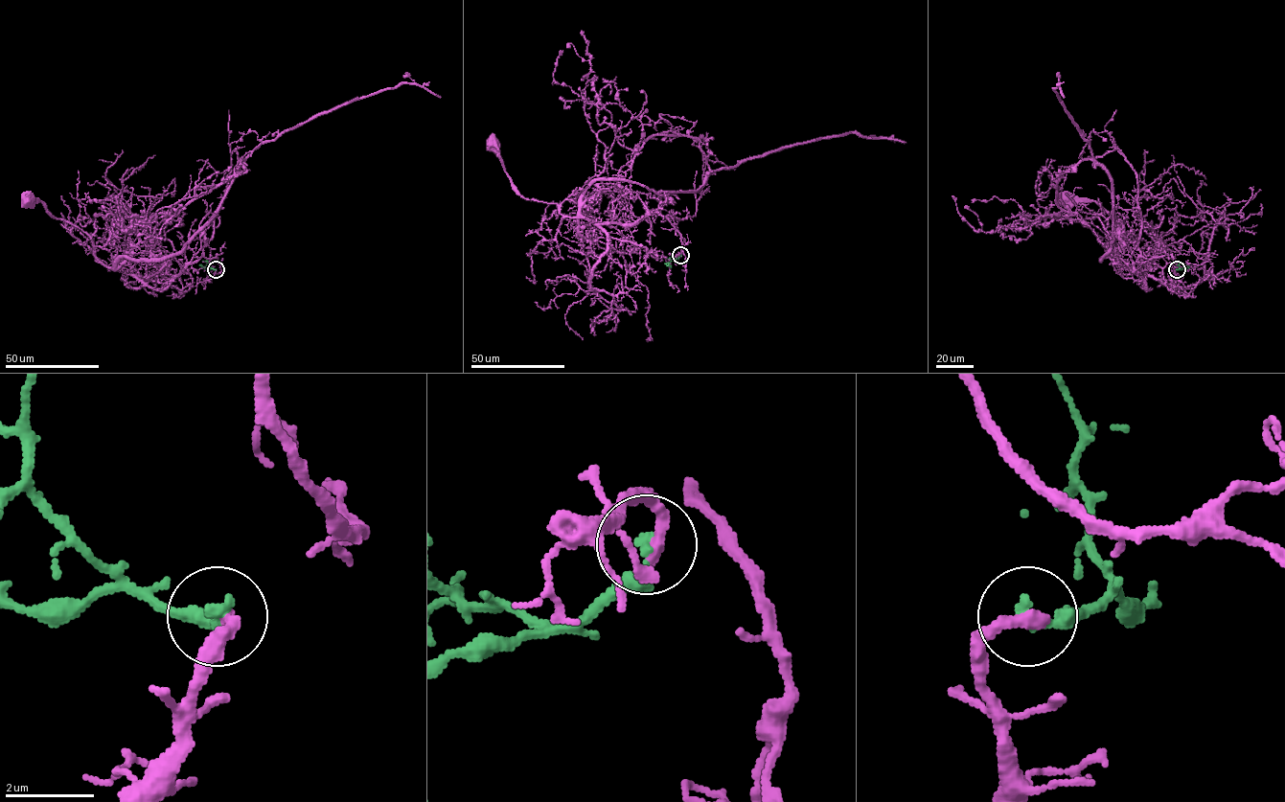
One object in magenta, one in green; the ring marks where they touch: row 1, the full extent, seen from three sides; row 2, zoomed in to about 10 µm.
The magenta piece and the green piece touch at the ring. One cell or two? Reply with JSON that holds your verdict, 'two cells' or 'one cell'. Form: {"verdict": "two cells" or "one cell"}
{"verdict": "one cell"}

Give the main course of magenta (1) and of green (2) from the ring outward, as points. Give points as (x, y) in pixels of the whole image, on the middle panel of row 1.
1: (680, 255), (655, 255), (608, 237), (583, 217), (565, 217), (556, 204), (524, 198), (493, 145)
2: (680, 255), (667, 263), (669, 266)

